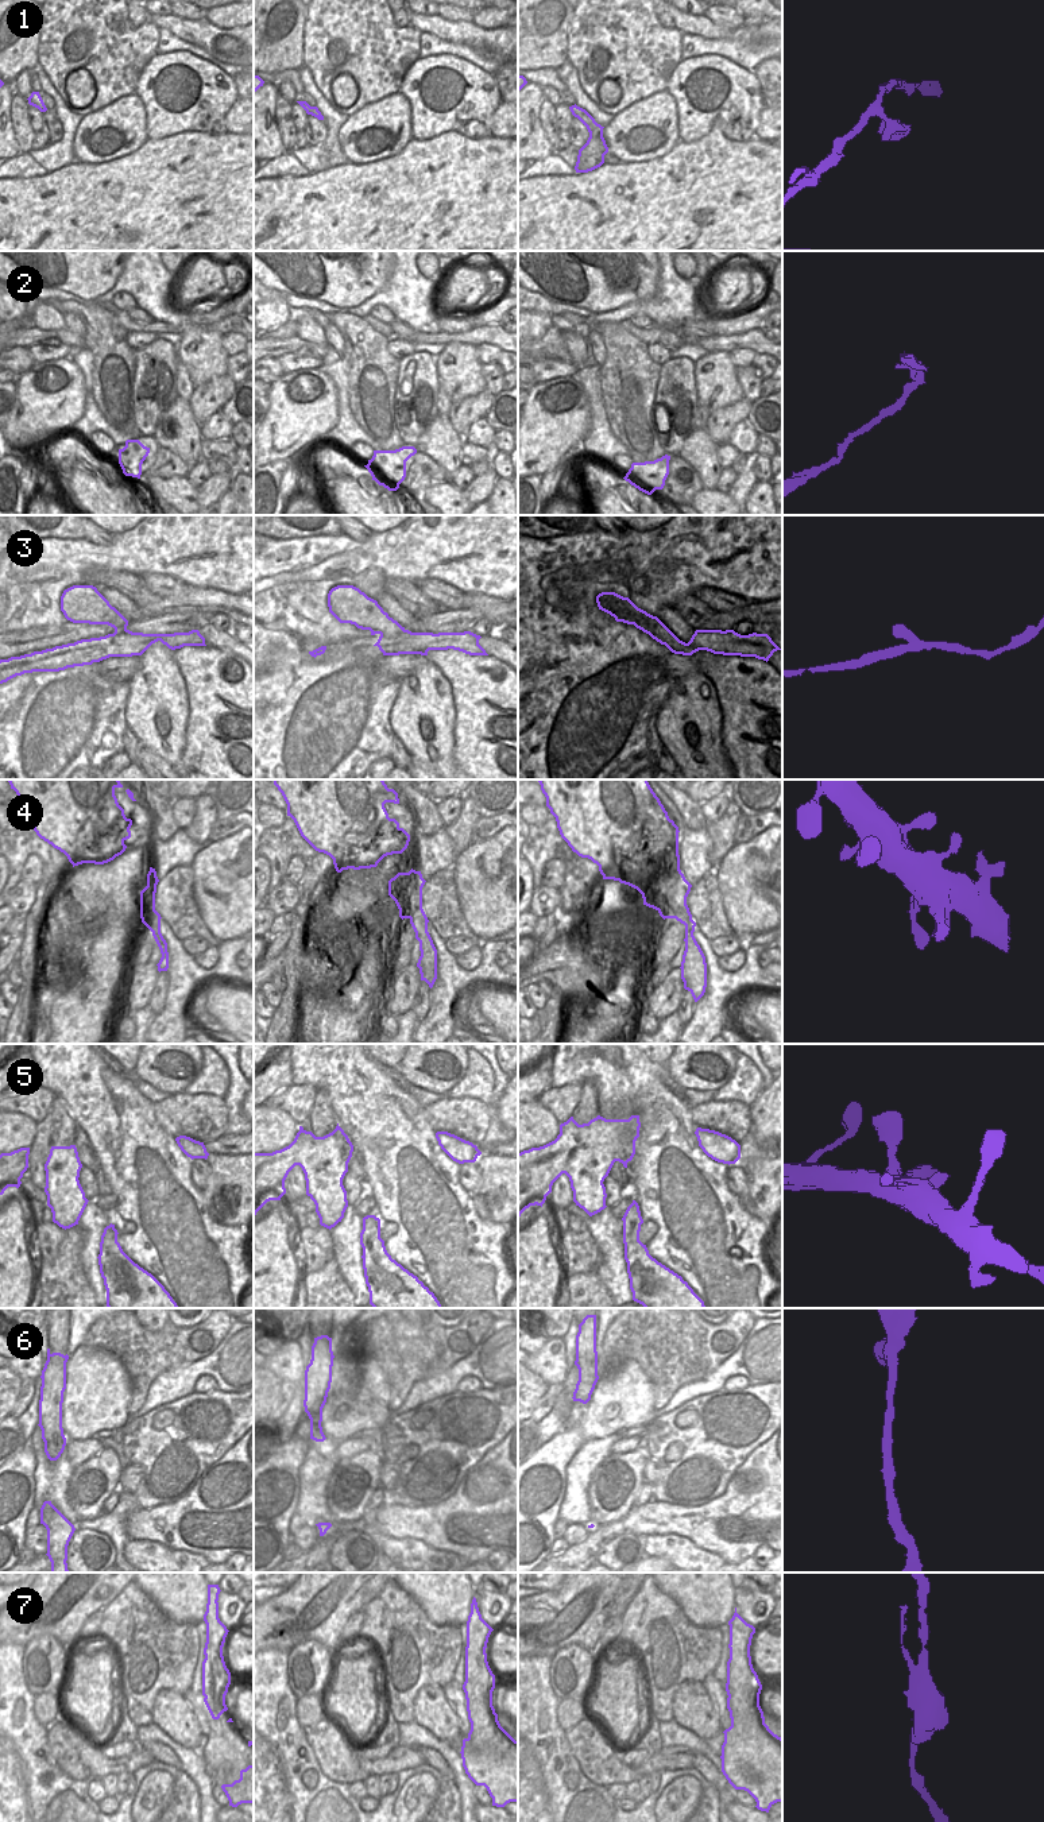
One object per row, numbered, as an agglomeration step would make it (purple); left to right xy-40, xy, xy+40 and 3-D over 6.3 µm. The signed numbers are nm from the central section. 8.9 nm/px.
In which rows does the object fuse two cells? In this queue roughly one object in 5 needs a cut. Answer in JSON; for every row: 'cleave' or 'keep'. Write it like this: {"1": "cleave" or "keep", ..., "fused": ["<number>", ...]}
{"1": "keep", "2": "cleave", "3": "keep", "4": "keep", "5": "keep", "6": "keep", "7": "cleave", "fused": ["2", "7"]}

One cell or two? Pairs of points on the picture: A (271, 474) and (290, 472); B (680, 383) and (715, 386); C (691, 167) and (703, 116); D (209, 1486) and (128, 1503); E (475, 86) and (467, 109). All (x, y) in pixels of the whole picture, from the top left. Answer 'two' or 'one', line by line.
A: two
B: one
C: two
D: two
E: one

